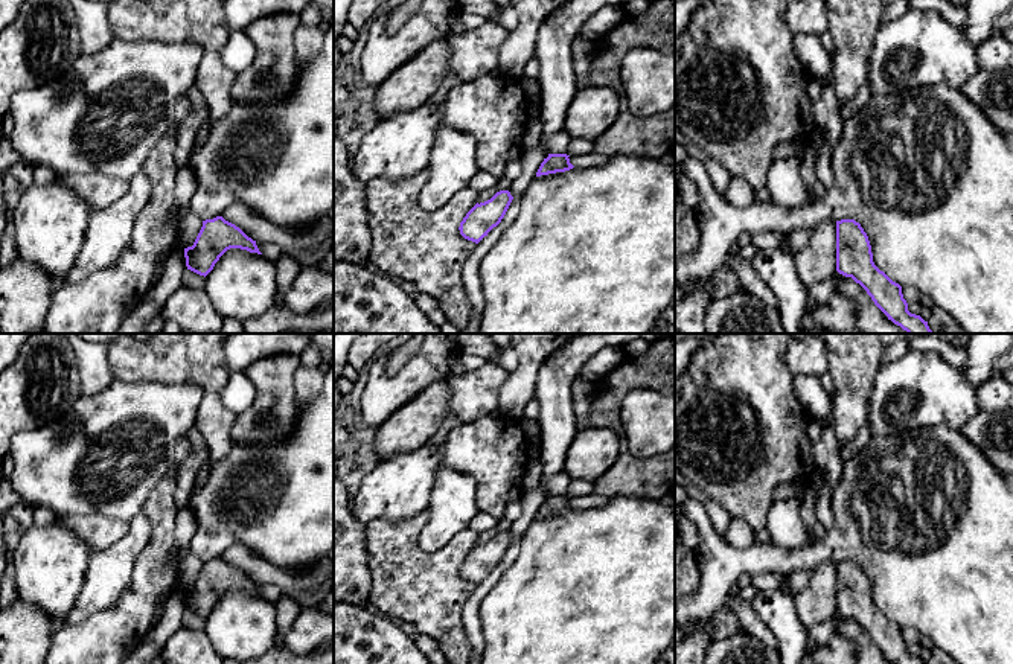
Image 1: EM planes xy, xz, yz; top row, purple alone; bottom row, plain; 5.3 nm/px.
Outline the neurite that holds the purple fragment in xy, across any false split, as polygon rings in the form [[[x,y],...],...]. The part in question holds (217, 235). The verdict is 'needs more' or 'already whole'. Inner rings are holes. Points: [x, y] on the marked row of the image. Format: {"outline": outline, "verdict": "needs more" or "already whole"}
{"outline": [[[222,216],[206,219],[193,245],[184,248],[186,267],[206,277],[219,257],[230,248],[262,254],[256,241]]], "verdict": "already whole"}

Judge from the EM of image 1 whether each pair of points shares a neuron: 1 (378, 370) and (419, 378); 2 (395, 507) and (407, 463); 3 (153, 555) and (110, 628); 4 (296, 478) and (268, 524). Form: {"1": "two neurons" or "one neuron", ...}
{"1": "one neuron", "2": "one neuron", "3": "one neuron", "4": "one neuron"}

